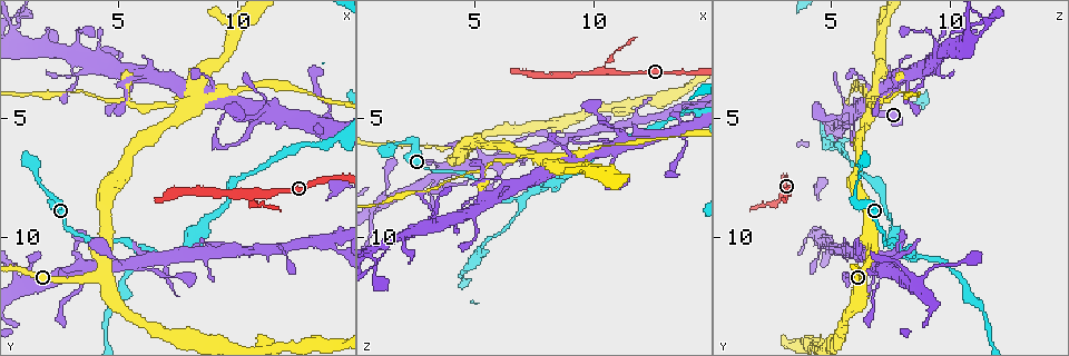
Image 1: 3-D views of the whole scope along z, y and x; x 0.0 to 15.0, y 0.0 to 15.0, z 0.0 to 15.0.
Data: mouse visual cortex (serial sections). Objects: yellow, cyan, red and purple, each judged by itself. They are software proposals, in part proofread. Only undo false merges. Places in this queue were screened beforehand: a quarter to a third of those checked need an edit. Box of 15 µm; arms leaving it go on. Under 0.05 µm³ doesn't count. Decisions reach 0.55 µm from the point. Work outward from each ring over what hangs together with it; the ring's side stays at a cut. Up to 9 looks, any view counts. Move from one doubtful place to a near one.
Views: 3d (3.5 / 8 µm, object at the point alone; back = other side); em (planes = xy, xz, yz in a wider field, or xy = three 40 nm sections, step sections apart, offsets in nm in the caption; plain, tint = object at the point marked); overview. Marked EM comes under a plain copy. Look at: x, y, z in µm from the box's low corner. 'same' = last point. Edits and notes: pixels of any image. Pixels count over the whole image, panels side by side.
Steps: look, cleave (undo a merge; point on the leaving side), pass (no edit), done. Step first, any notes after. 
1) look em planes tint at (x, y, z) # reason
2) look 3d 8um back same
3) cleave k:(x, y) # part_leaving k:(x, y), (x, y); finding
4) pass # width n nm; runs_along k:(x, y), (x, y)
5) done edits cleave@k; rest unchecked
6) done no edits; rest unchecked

look 3d 3.5um at (7.9, 4.3, 6.8) # sharp bend

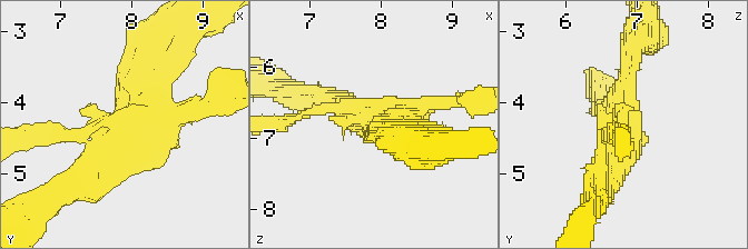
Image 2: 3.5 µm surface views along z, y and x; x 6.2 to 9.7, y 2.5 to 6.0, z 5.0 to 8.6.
look em xy step 2 tint same # need the tissue

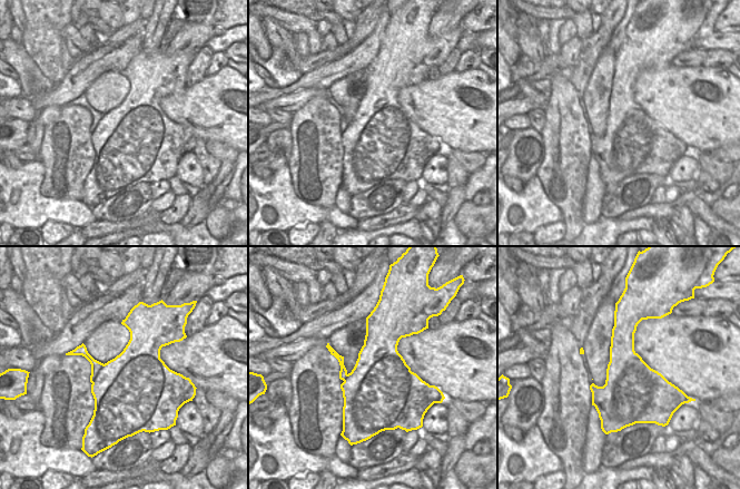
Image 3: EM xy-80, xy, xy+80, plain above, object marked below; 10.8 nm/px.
look em xy step 3 tint same

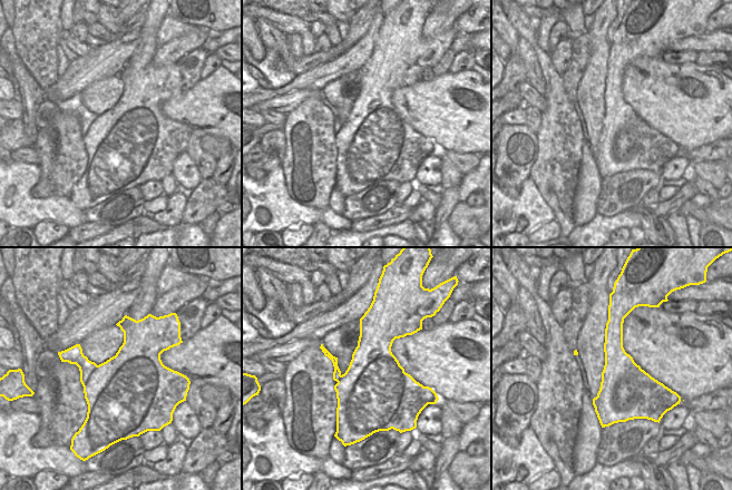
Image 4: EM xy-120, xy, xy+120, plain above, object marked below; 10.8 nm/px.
cleave 2:(600, 89) # a second cell is stuck on

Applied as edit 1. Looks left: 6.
look 3d 8um at (10.4, 8.2, 3.0) # side arm on a straight run

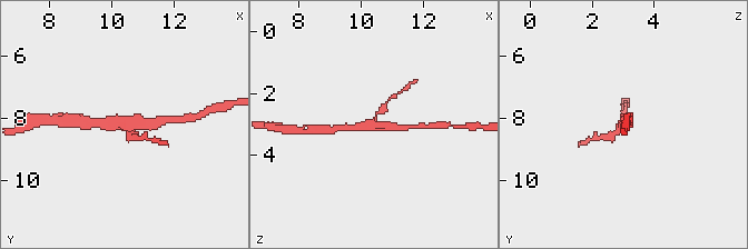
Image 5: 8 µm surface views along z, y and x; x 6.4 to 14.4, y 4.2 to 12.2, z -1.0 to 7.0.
look em planes tint at (10.4, 8.2, 3.0) # arms 3; arm_widths 200, 250, 250 nm

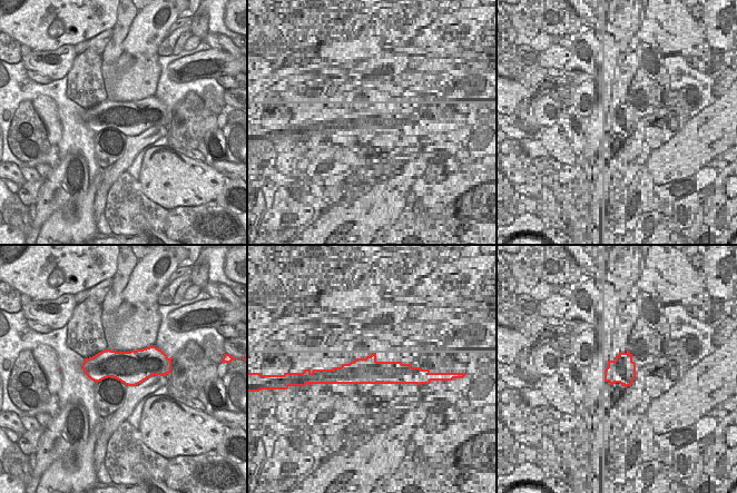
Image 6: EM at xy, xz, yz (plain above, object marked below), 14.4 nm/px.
cleave 5:(138, 138) # part_leaving 5:(127, 132), (130, 137), (160, 141); a second cell is stuck on

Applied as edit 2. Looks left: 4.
look overview # redraw

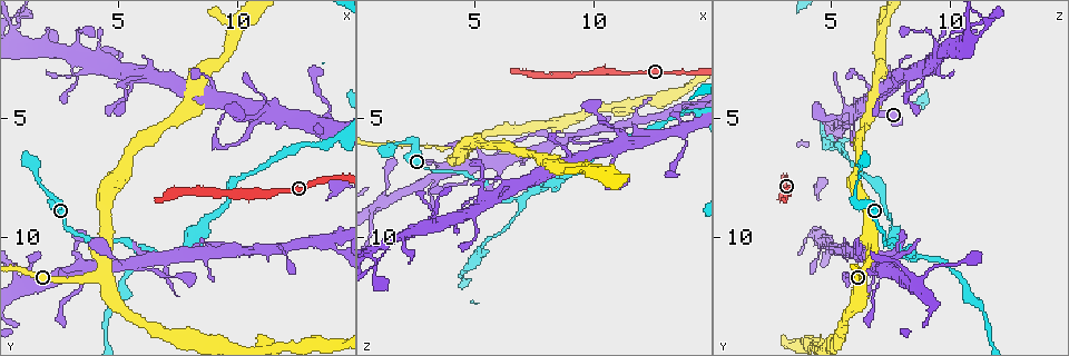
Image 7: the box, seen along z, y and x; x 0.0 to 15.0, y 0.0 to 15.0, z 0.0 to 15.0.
look 3d 3.5um at (6.9, 10.9, 8.4) # three-way junction

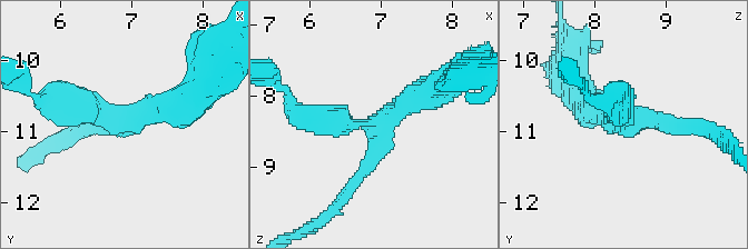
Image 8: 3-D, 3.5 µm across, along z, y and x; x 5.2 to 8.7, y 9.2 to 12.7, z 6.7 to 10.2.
look em xy step 1 tint at (6.90, 10.85, 8.45) # arms 3; arm_widths 200, 300, 400 nm; shape alone is not enough

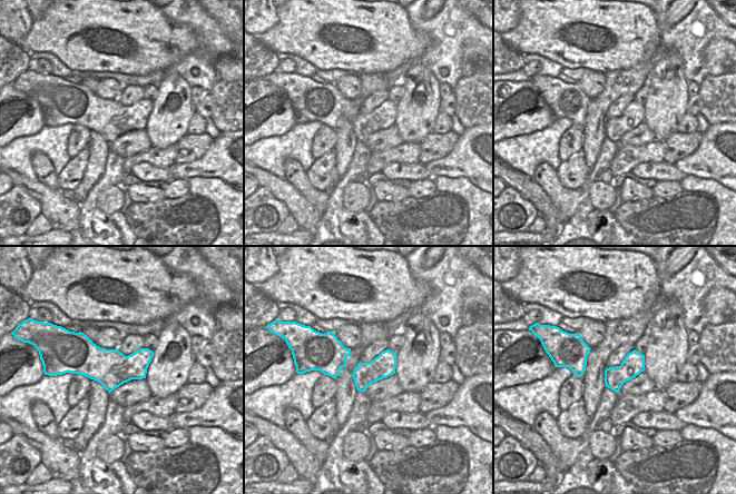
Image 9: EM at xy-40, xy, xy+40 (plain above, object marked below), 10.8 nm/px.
pass # runs_along 8:(307, 115), (376, 126), (434, 89); continuous, no second cell

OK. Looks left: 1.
done edits cleave@2, cleave@5; rest unchecked

